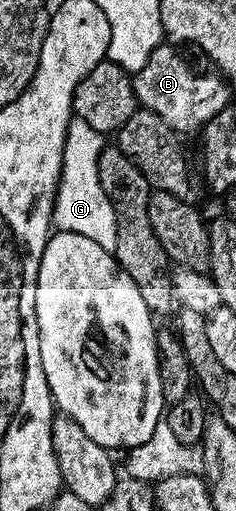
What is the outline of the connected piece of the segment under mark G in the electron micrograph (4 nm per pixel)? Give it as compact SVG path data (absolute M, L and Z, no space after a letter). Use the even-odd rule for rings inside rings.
M71 121L63 149L63 171L59 177L59 190L55 194L51 225L56 231L89 236L89 240L97 240L101 248L113 252L117 248L117 220L111 199L103 191L103 183L99 180L99 158L103 154L104 145L104 135L89 128L89 124Z

